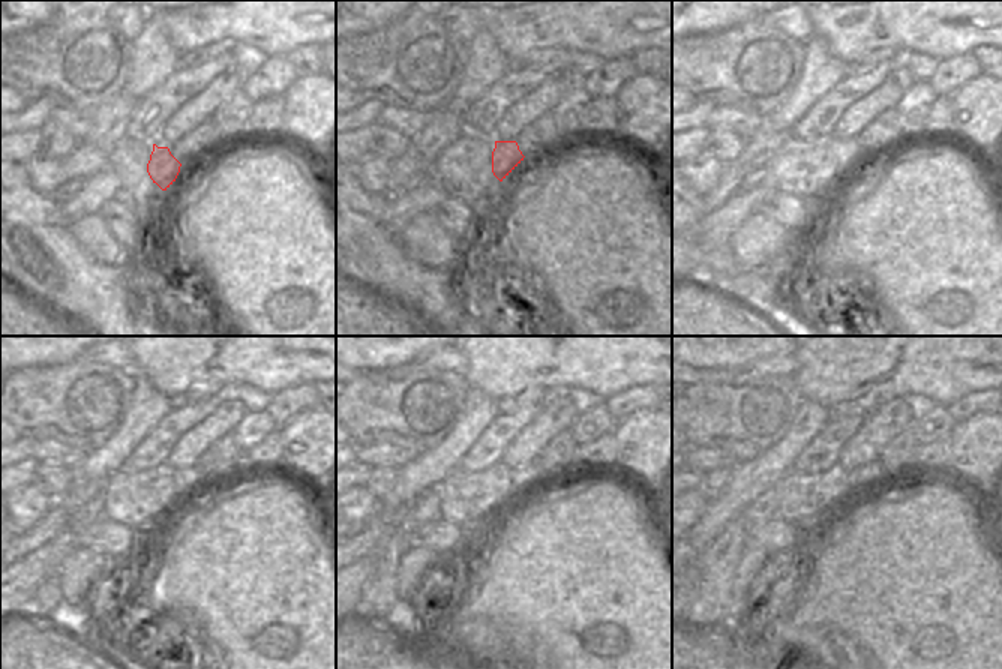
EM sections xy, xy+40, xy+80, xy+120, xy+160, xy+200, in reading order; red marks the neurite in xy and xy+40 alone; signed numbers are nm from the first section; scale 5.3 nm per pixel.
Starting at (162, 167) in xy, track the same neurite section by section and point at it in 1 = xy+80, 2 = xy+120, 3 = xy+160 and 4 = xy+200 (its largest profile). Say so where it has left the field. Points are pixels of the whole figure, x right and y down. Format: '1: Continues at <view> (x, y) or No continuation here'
1: Continues at xy+80 (852, 146)
2: Continues at xy+120 (188, 479)
3: Continues at xy+160 (528, 476)
4: Continues at xy+200 (872, 473).

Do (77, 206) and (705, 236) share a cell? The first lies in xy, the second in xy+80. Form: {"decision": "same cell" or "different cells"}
{"decision": "same cell"}

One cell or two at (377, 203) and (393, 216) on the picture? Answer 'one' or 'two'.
two

